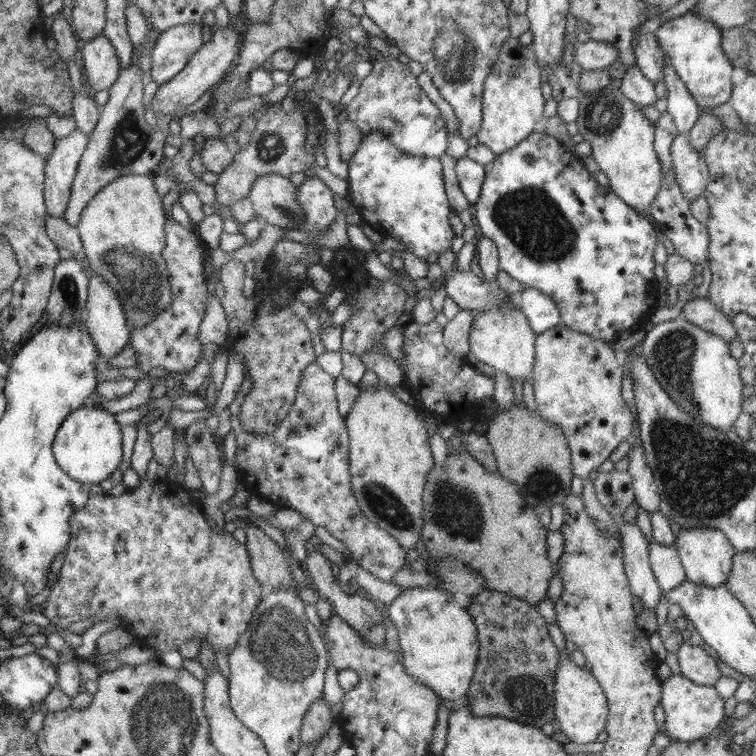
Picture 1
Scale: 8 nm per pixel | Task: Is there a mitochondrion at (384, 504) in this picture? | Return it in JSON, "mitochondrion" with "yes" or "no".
{"mitochondrion":"yes"}

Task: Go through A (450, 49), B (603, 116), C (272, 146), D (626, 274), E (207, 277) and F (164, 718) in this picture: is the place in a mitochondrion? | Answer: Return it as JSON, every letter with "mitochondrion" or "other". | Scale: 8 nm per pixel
{"A":"mitochondrion","B":"mitochondrion","C":"mitochondrion","D":"other","E":"other","F":"mitochondrion"}

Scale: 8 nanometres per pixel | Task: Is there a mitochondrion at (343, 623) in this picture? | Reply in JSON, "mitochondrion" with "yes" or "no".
{"mitochondrion":"no"}

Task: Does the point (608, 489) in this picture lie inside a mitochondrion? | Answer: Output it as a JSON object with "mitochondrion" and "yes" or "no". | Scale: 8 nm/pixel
{"mitochondrion":"no"}

